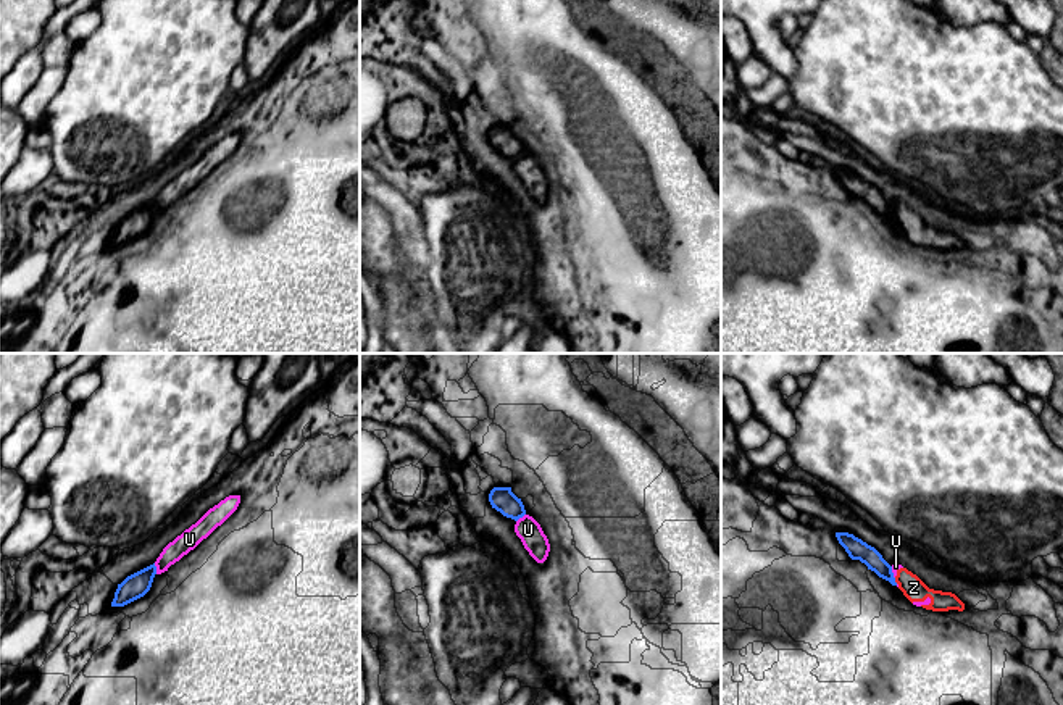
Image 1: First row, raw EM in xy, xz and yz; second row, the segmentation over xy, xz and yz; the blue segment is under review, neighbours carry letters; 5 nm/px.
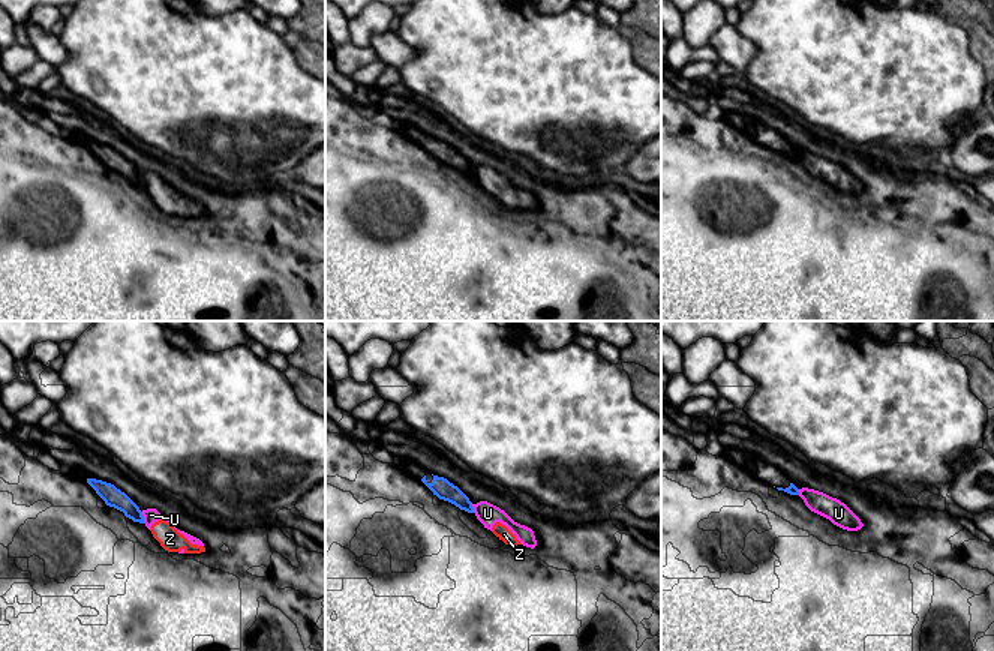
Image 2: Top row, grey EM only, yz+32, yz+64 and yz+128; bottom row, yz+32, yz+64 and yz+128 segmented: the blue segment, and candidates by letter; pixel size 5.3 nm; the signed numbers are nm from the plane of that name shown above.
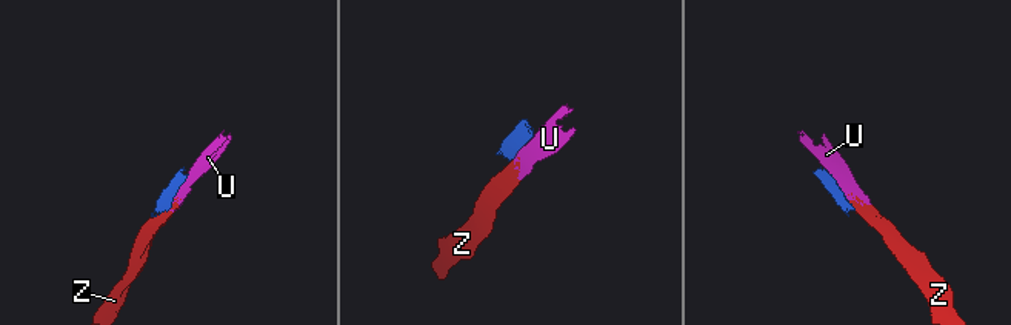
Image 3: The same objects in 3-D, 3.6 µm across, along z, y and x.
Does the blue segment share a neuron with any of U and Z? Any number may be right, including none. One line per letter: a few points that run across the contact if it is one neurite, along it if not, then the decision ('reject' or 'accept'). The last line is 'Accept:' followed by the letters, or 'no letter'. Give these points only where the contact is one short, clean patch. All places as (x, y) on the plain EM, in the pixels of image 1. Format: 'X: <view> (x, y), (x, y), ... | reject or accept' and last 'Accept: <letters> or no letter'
U: xy (154, 202), (157, 212) | reject
Z: yz (894, 216), (897, 221) | reject
Accept: no letter

